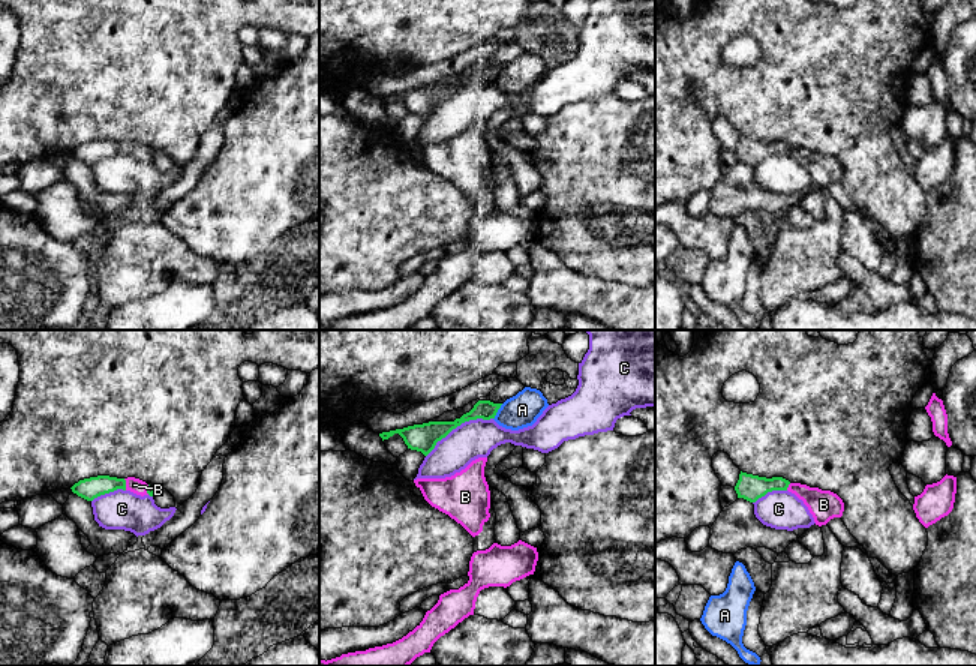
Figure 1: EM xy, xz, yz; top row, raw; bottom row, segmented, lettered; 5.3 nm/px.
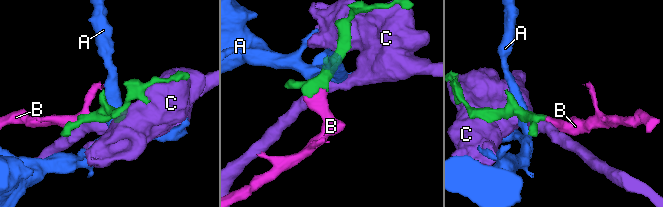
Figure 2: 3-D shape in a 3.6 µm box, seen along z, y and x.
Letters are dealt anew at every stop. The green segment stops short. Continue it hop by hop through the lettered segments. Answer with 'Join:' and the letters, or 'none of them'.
Join: B

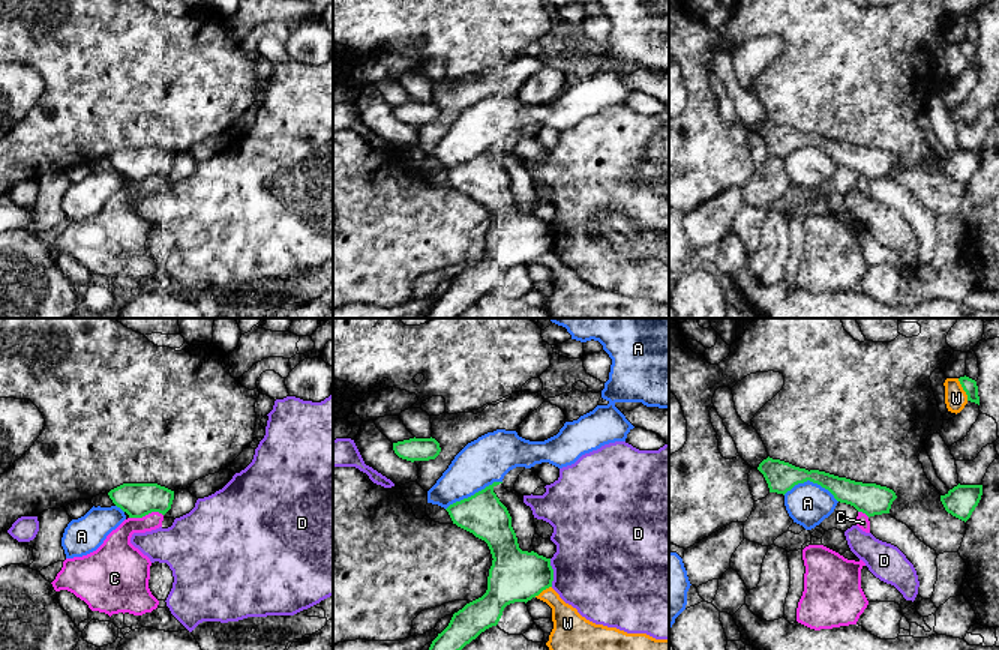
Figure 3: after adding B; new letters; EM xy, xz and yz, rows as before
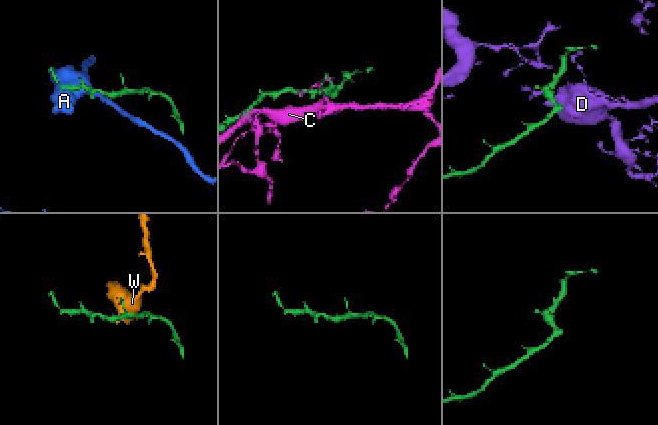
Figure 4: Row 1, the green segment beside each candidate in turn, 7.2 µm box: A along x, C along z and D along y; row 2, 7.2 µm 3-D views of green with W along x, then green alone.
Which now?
Join: none of them

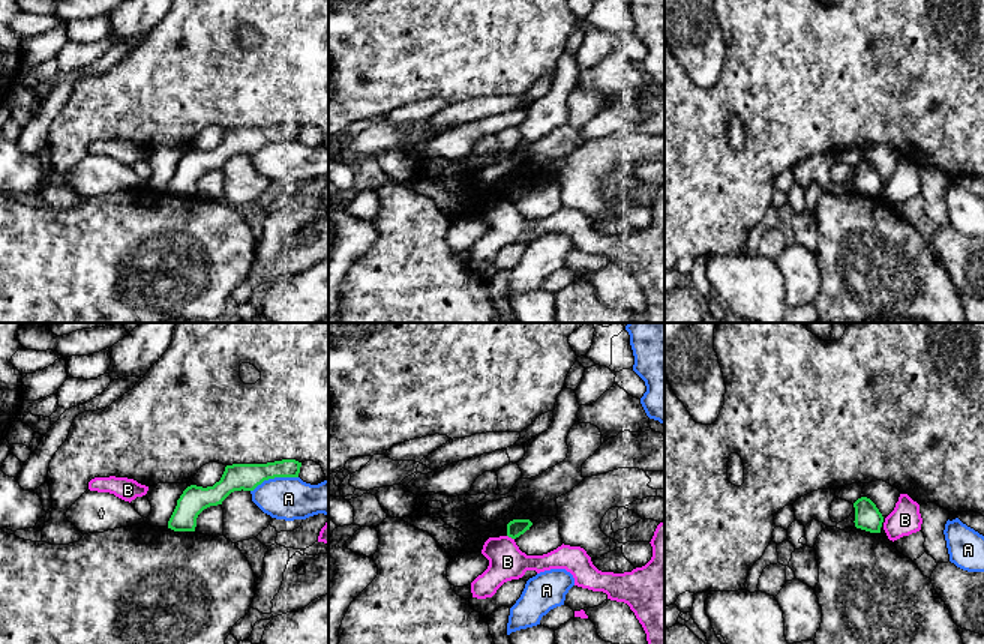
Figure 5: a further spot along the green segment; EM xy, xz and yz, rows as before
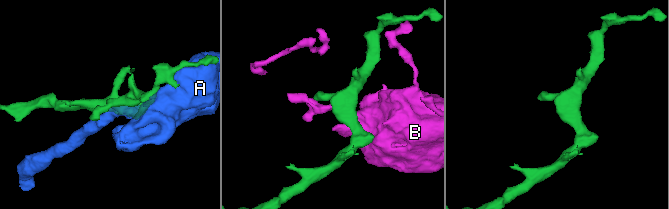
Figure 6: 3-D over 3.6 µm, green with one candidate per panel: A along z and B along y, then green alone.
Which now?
Join: none of them

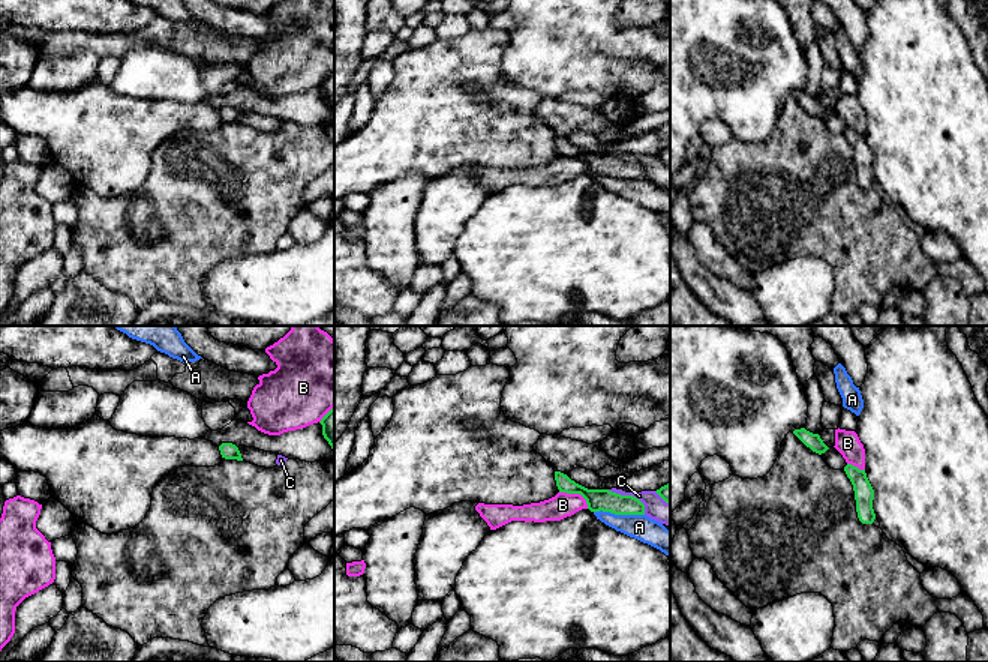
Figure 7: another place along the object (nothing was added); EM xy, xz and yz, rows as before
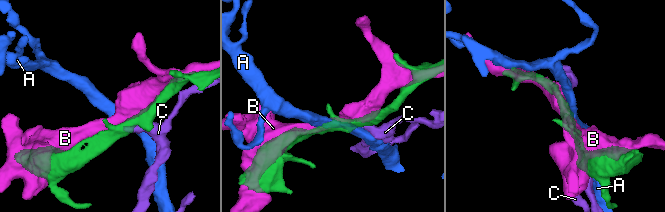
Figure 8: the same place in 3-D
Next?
Join: none of them

